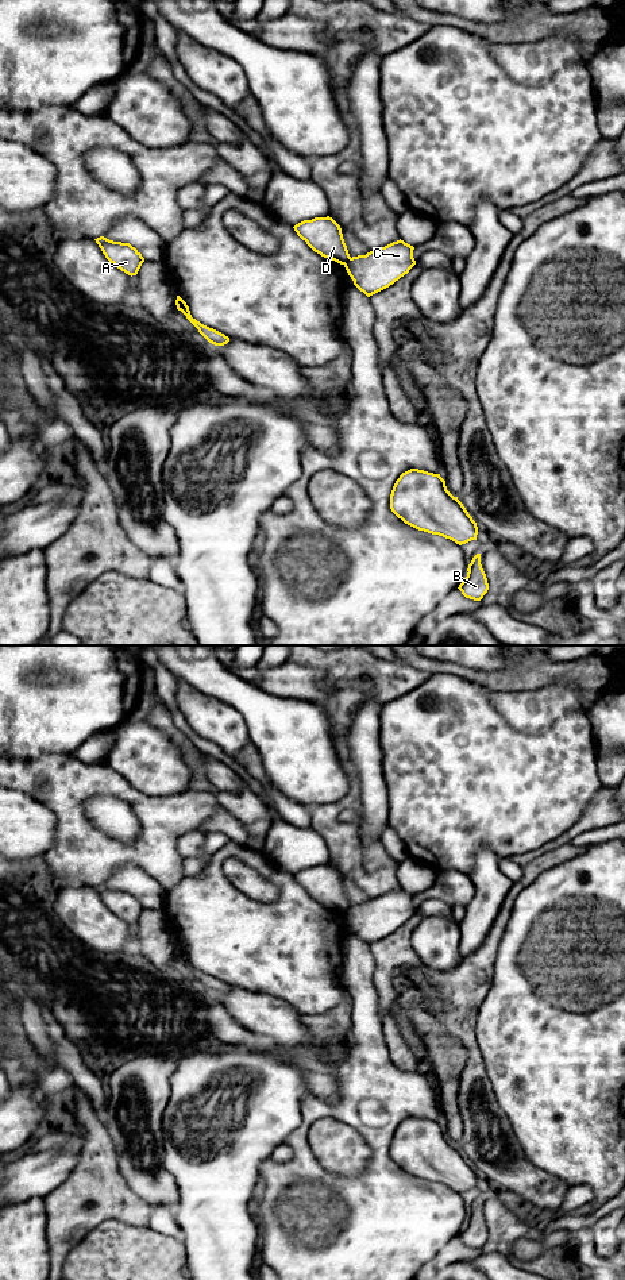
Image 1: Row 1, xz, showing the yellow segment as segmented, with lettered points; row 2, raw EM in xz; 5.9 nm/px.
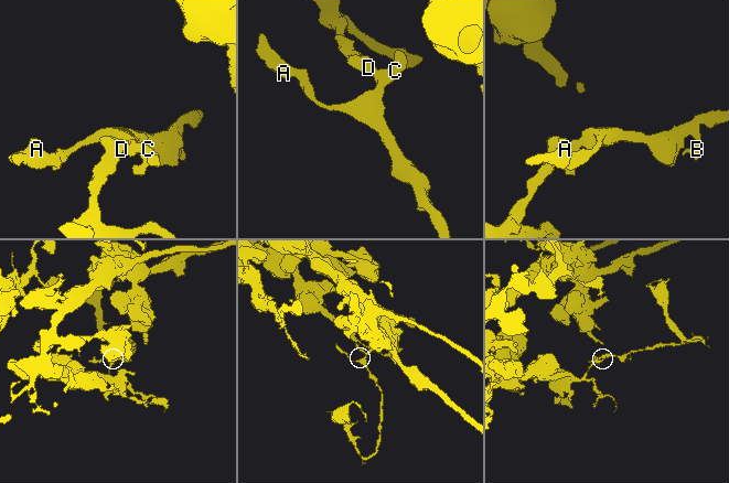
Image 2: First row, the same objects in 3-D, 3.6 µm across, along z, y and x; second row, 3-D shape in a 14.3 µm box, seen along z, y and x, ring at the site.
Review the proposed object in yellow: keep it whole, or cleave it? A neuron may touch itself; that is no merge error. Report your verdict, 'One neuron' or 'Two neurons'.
Two neurons

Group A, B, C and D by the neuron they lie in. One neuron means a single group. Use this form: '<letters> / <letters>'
A B C / D

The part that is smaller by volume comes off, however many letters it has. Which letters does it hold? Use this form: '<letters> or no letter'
A, B, C

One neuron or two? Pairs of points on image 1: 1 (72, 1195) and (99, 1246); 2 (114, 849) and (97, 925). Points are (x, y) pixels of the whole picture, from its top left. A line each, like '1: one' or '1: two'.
1: two
2: two

